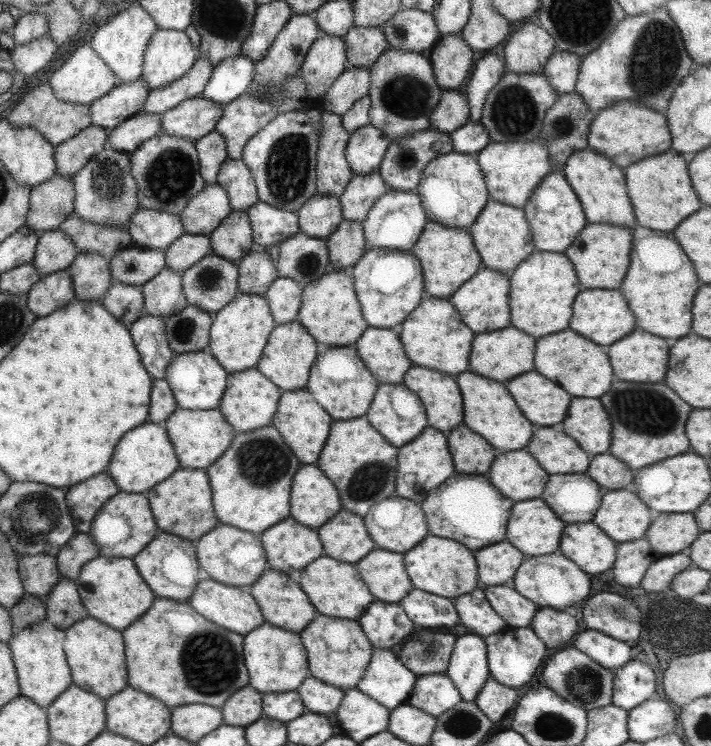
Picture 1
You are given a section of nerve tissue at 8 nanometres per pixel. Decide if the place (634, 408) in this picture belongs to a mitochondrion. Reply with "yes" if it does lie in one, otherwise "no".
yes

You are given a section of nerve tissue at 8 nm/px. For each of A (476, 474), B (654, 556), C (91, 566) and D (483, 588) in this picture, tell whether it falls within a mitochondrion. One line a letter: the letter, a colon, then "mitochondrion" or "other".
A: other
B: other
C: other
D: other

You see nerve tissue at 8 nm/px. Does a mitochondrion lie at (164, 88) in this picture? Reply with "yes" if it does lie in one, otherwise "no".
no

